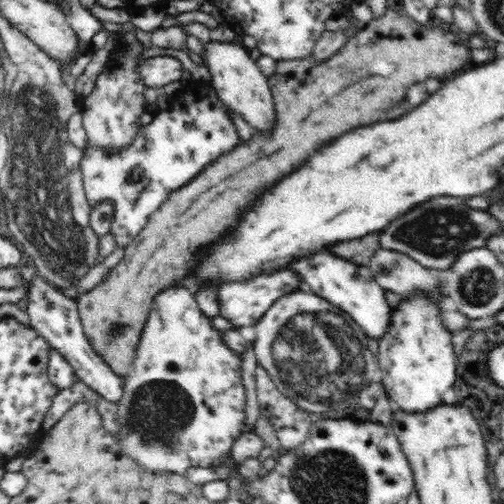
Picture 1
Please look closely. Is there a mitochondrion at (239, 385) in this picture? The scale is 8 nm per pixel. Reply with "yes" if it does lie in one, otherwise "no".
no

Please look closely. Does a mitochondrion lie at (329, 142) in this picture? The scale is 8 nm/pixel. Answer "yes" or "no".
no

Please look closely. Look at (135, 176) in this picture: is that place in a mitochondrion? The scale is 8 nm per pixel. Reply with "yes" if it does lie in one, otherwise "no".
yes

